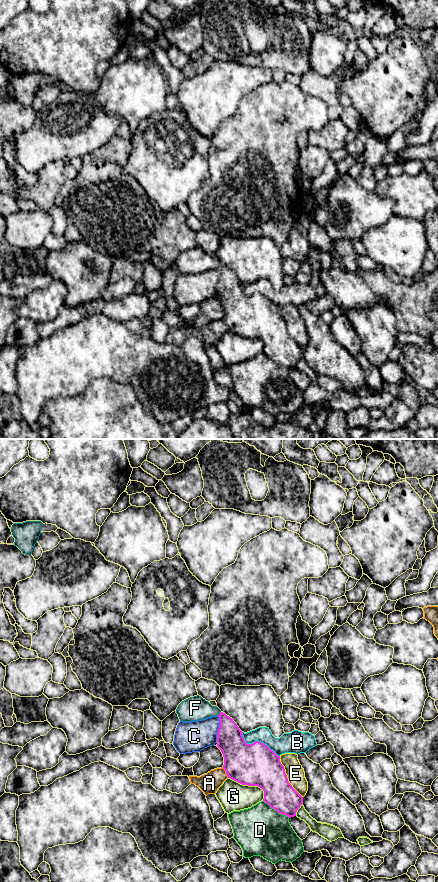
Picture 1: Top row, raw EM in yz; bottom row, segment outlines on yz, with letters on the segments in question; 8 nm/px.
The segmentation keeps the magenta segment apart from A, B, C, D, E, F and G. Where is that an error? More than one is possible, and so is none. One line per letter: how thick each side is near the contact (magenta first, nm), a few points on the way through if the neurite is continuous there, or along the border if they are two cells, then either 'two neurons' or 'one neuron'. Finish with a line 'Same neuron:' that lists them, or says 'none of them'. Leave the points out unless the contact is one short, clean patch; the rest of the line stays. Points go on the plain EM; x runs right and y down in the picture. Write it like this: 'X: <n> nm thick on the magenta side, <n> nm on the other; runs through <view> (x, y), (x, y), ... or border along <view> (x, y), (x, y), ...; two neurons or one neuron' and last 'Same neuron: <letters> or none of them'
A: 340 nm thick on the magenta side, 160 nm on the other; two neurons
B: 340 nm thick on the magenta side, 160 nm on the other; two neurons
C: 220 nm thick on the magenta side, 240 nm on the other; two neurons
D: 240 nm thick on the magenta side, 400 nm on the other; two neurons
E: 320 nm thick on the magenta side, 150 nm on the other; two neurons
F: 220 nm thick on the magenta side, 190 nm on the other; runs through yz (230, 292), (227, 276), (220, 265), (195, 260); one neuron
G: 340 nm thick on the magenta side, 240 nm on the other; two neurons
Same neuron: F

